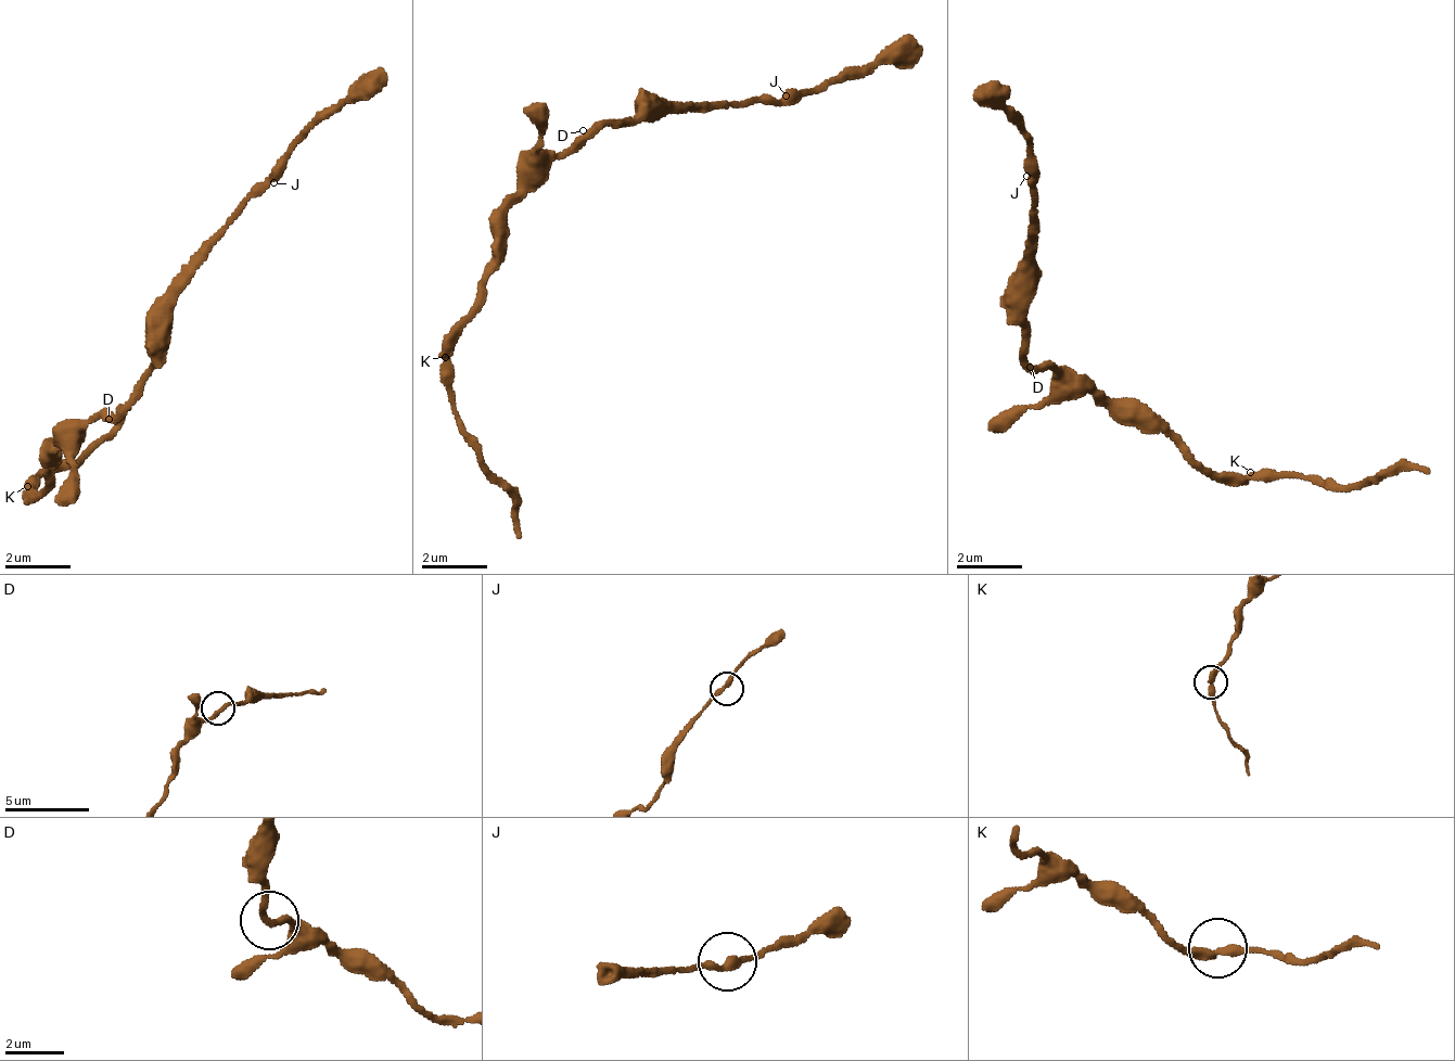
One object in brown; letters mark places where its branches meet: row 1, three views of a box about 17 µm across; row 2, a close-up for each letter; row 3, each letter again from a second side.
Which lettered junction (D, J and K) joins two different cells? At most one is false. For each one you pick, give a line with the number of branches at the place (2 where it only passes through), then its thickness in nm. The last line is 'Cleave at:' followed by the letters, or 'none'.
Cleave at: none

